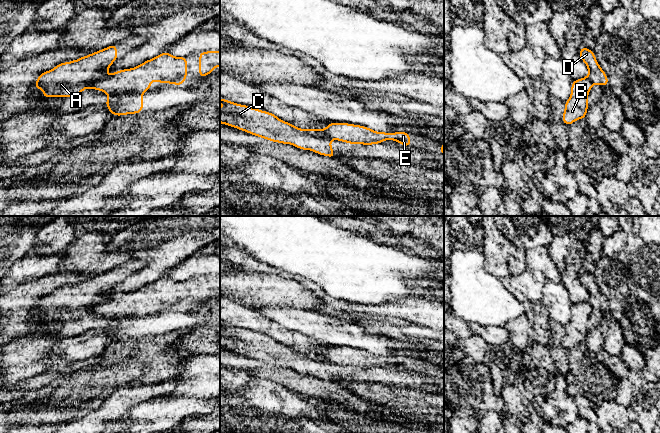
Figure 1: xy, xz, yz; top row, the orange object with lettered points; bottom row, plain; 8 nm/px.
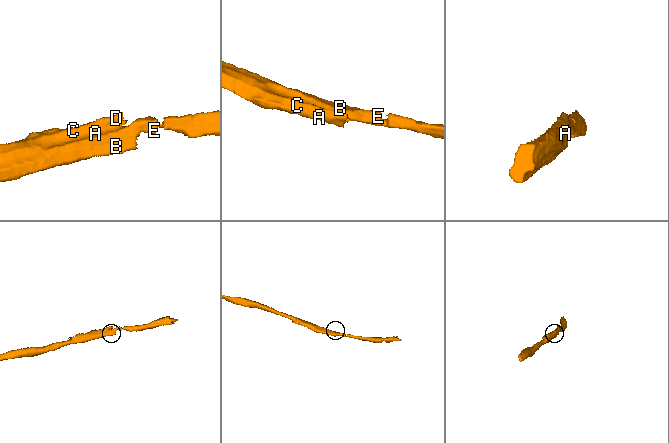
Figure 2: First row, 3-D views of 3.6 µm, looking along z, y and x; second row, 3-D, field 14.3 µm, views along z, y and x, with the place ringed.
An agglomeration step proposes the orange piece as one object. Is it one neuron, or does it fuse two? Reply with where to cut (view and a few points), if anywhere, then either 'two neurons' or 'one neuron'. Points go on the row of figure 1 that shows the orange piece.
cut xz (305, 130), (311, 134), (325, 136), (330, 140); two neurons

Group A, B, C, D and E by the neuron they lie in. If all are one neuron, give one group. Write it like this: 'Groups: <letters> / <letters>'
Groups: A C D / B E

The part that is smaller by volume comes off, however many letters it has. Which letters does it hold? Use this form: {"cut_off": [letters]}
{"cut_off": ["A", "C", "D"]}

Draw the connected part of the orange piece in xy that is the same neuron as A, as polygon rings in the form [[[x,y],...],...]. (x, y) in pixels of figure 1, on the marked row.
[[[114,44],[77,60],[60,63],[52,70],[41,73],[33,87],[41,89],[44,98],[74,97],[81,94],[87,85],[106,78],[109,67],[117,60],[117,56],[117,45]]]

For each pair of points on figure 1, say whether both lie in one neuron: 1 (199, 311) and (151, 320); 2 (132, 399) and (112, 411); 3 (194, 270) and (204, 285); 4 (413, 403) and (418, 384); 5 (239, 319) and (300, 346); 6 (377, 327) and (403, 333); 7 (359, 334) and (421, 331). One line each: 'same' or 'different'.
1: same
2: same
3: different
4: different
5: same
6: same
7: different

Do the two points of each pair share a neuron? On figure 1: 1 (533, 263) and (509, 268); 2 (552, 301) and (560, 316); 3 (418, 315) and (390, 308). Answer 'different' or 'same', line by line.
1: different
2: same
3: same

